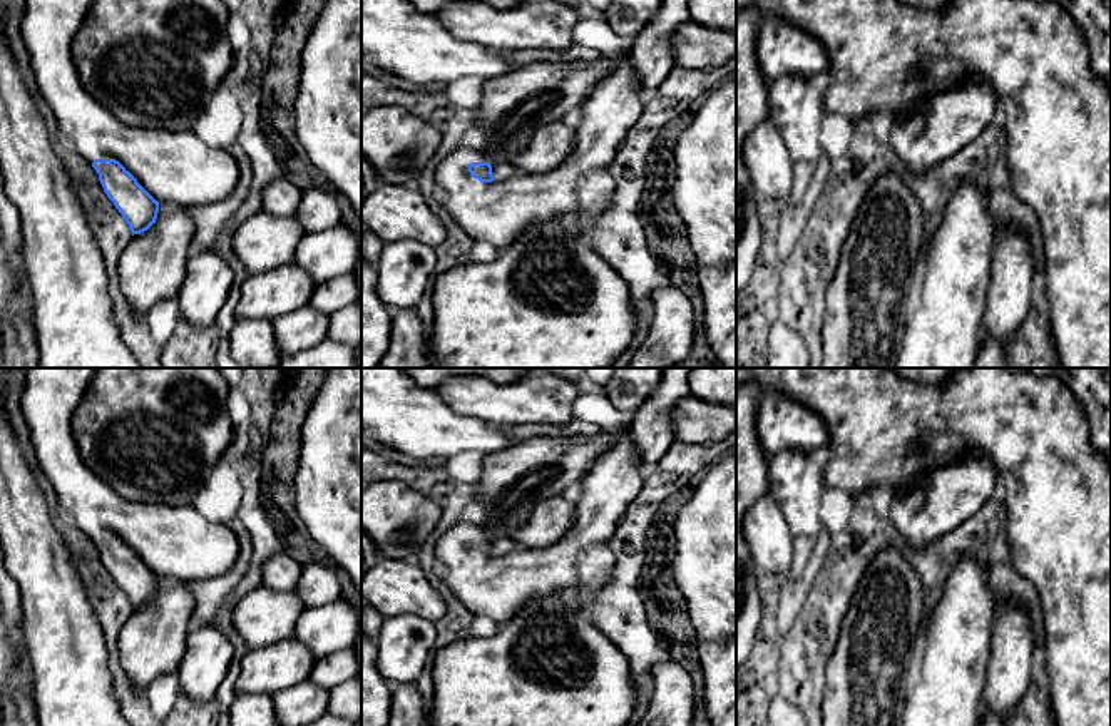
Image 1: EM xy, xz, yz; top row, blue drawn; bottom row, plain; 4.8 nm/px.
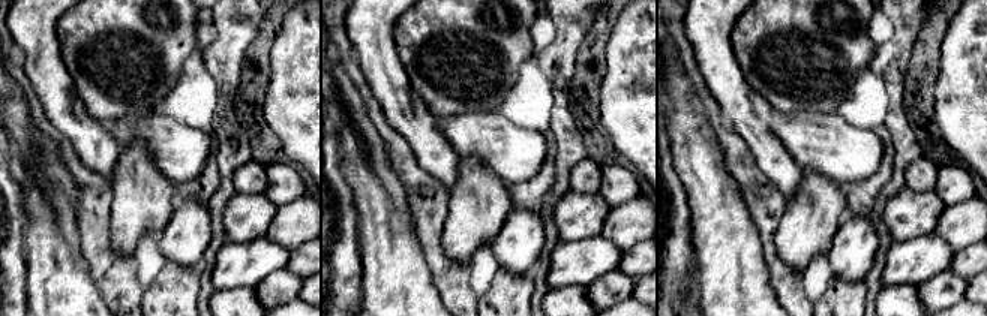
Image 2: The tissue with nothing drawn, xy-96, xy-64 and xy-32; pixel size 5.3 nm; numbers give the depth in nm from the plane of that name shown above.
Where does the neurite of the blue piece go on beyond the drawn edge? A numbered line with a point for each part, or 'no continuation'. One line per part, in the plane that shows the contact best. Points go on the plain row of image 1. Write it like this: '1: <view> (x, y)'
1: xy (176, 542)

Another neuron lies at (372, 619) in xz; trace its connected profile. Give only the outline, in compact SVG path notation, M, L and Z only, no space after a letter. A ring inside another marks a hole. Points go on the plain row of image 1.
M361 601L361 632L365 636L376 639L383 621L385 617L376 609Z

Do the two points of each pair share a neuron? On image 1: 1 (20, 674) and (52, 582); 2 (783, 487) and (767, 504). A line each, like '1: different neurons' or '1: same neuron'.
1: different neurons
2: different neurons

